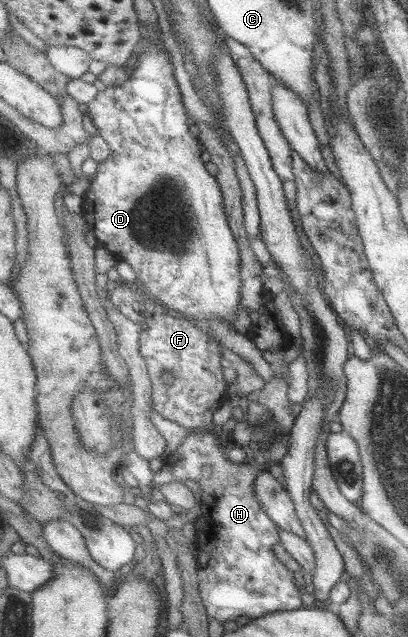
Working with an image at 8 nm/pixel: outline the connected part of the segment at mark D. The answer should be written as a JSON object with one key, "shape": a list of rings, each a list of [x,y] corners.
{"shape":[[[146,43],[147,50],[141,54],[136,67],[131,70],[129,79],[121,87],[106,87],[99,92],[89,103],[89,116],[102,135],[111,146],[111,155],[99,163],[98,174],[90,184],[89,191],[84,195],[82,202],[82,214],[85,216],[93,234],[97,237],[98,244],[110,251],[118,261],[129,263],[136,272],[136,285],[145,286],[144,294],[155,298],[175,313],[181,312],[186,318],[191,318],[203,325],[206,320],[218,320],[234,324],[234,316],[240,310],[243,302],[243,280],[241,278],[241,249],[236,242],[228,217],[224,208],[224,193],[218,179],[212,176],[204,162],[202,162],[202,145],[198,138],[190,134],[190,120],[188,112],[182,104],[182,94],[178,88],[178,82],[174,78],[174,66],[170,60],[170,54],[160,43]]]}

